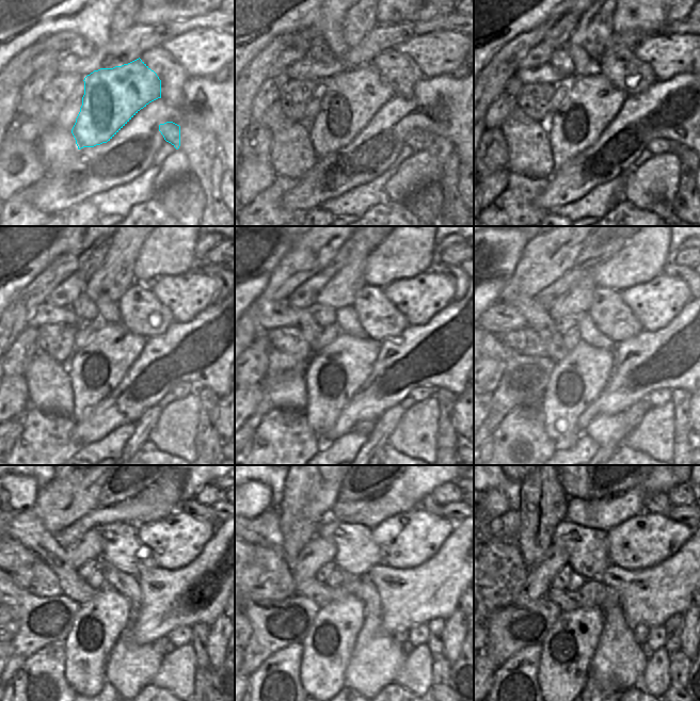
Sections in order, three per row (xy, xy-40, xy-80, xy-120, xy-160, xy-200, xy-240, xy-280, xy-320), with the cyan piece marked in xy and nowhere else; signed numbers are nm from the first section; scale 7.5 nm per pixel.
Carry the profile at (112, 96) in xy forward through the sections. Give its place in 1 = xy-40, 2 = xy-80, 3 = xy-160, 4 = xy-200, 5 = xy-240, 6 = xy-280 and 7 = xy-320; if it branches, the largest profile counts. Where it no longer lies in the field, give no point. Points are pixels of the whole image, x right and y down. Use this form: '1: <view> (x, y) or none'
1: xy-40 (352, 97)
2: xy-80 (591, 102)
3: xy-160 (335, 372)
4: xy-200 (575, 381)
5: xy-240 (98, 623)
6: xy-280 (327, 649)
7: xy-320 (569, 646)

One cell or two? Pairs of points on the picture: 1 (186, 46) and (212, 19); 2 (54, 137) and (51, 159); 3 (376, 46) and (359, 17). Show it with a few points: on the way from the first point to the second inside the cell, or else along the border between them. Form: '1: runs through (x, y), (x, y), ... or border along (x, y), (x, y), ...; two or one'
1: border along (223, 31), (210, 28), (192, 28), (179, 34); two
2: runs through (54, 142), (54, 154); one
3: border along (376, 25), (350, 48); two

